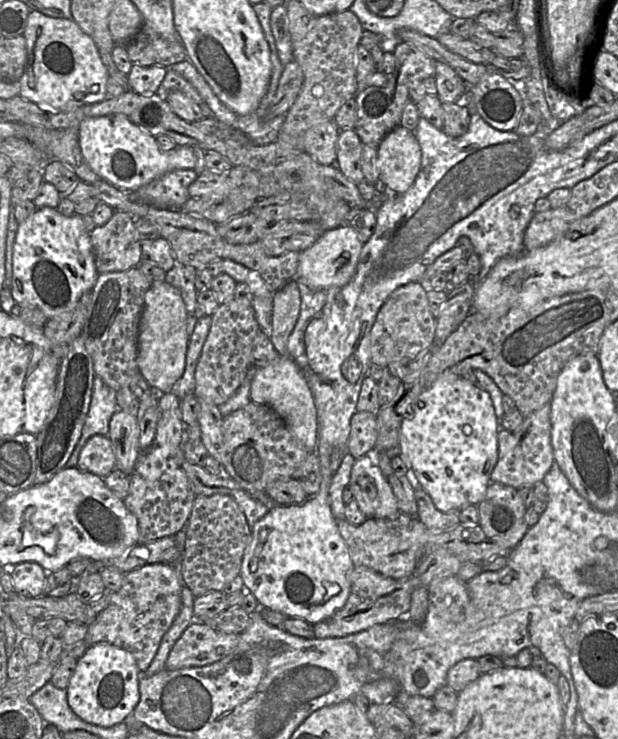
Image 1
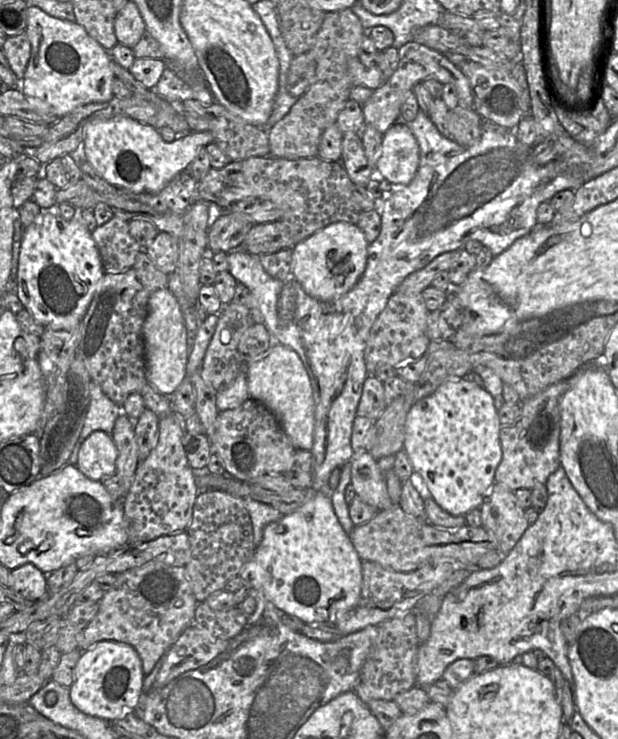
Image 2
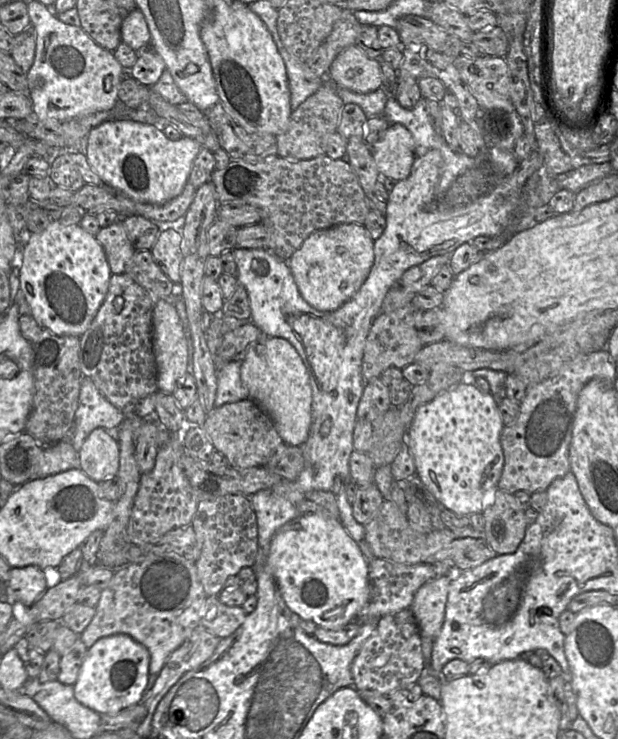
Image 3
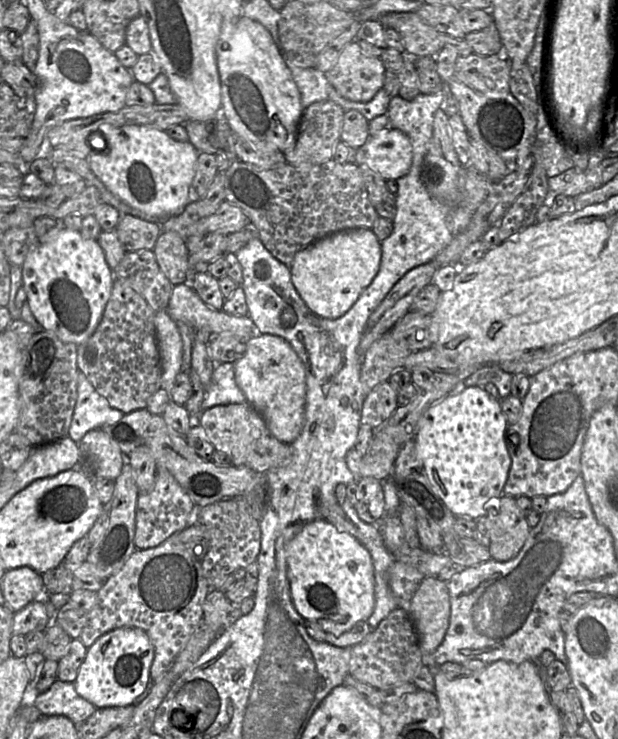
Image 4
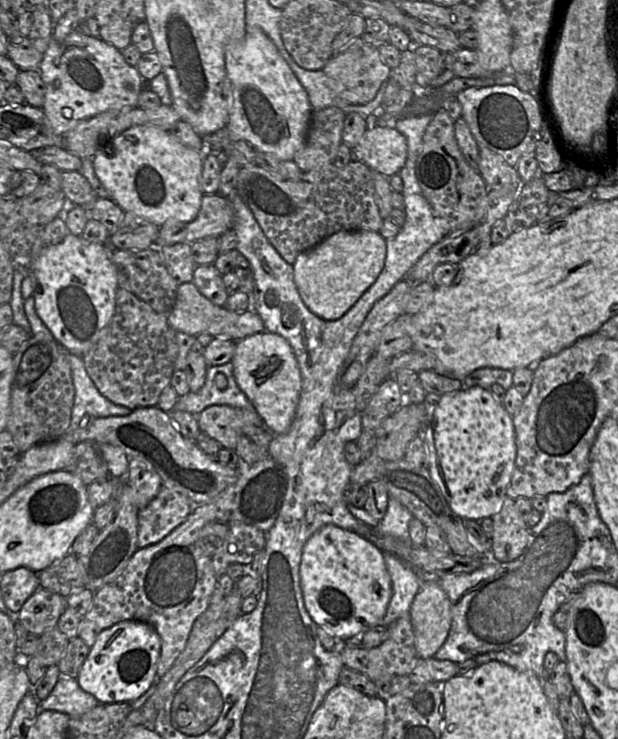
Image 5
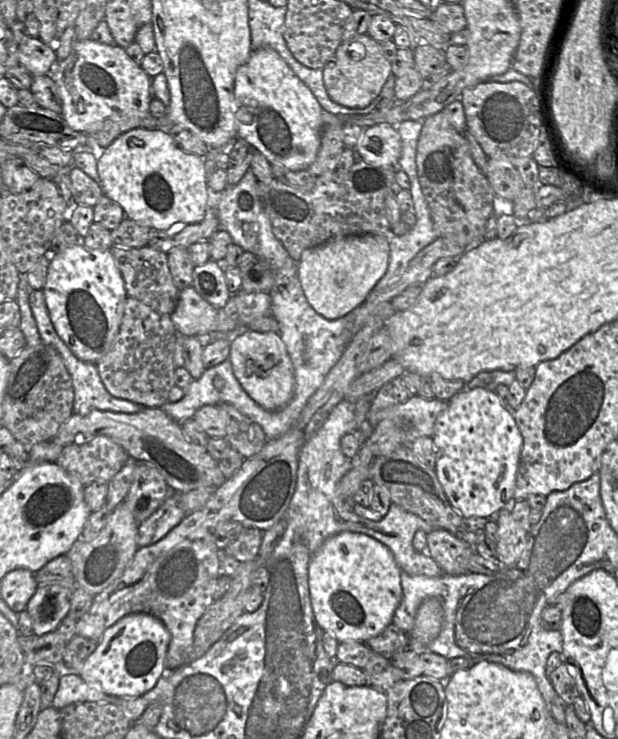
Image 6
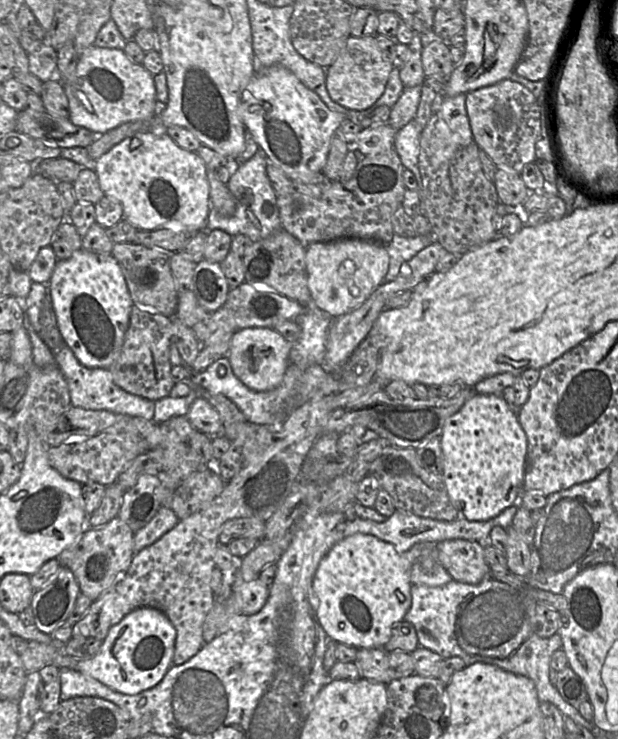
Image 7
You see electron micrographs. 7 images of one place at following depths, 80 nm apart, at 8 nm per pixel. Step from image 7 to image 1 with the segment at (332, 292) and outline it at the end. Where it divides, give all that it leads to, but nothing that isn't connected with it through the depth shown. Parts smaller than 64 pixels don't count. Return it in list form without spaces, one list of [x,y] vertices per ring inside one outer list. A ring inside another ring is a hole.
[[[350,225],[325,231],[309,248],[300,252],[297,276],[312,289],[343,287],[354,277],[363,243]]]

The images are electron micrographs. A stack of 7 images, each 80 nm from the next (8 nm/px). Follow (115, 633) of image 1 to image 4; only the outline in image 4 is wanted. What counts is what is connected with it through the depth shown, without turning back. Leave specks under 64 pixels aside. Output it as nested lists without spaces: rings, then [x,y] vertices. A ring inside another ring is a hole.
[[[176,532],[156,547],[136,549],[124,566],[104,581],[79,639],[88,649],[100,636],[116,628],[142,629],[154,647],[150,678],[157,679],[171,667],[199,625],[210,591],[201,561],[192,556]]]

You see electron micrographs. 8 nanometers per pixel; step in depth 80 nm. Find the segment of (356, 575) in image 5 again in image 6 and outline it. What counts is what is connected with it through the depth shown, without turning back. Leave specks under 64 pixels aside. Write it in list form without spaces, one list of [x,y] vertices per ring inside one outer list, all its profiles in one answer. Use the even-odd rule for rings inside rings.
[[[340,532],[324,541],[309,562],[308,586],[316,621],[339,642],[365,643],[380,634],[392,623],[402,599],[401,569],[392,552],[358,532]]]

